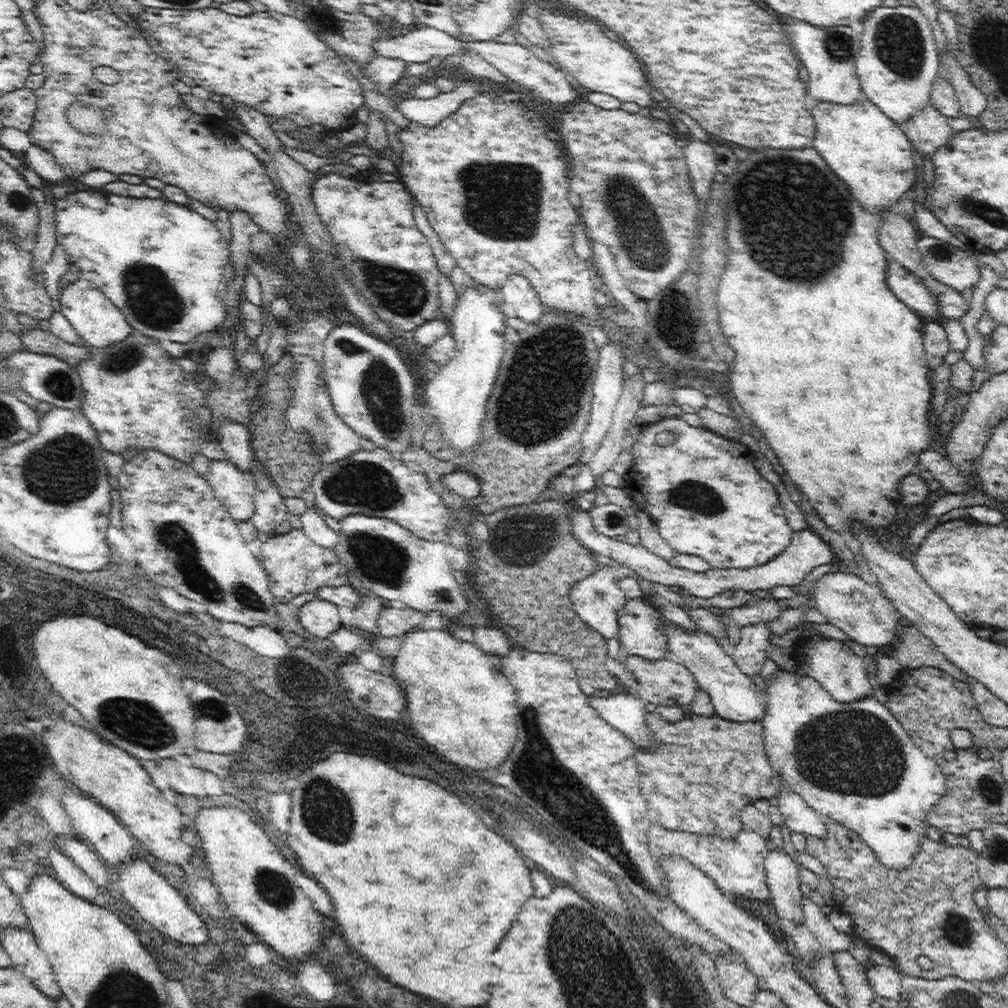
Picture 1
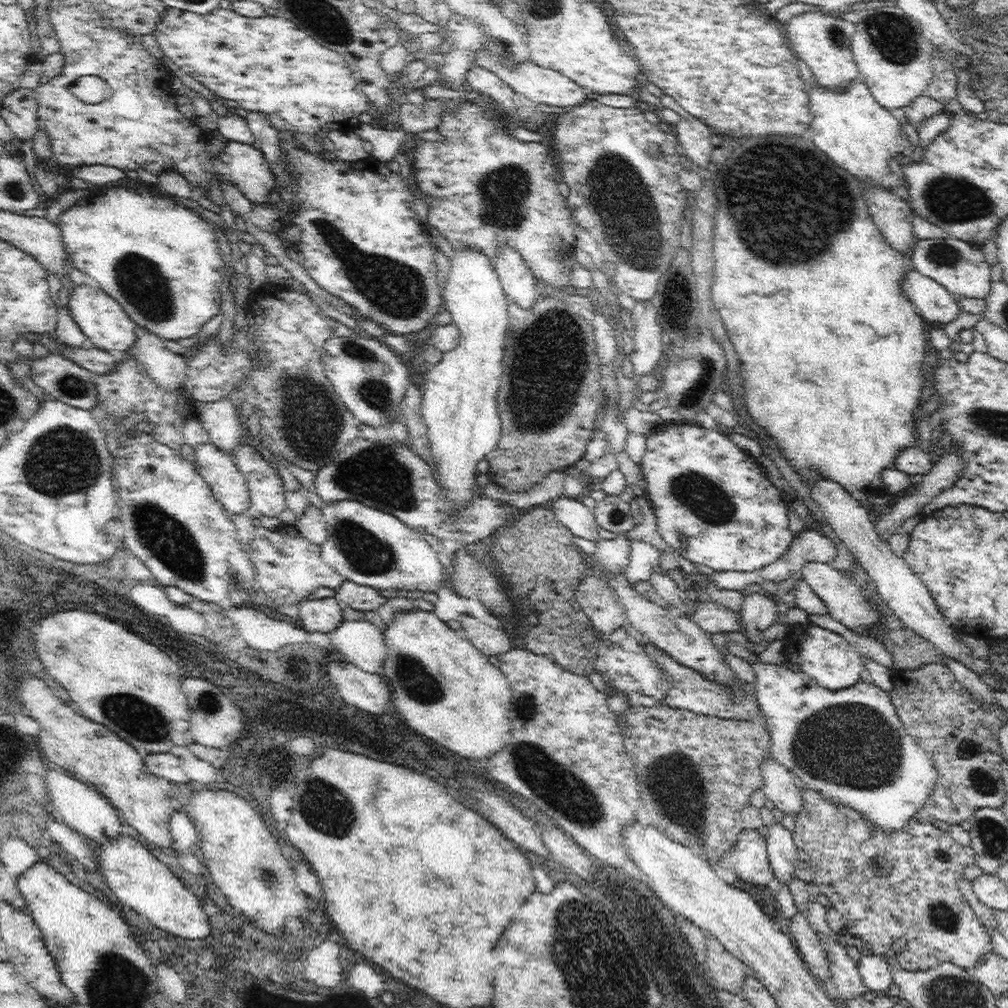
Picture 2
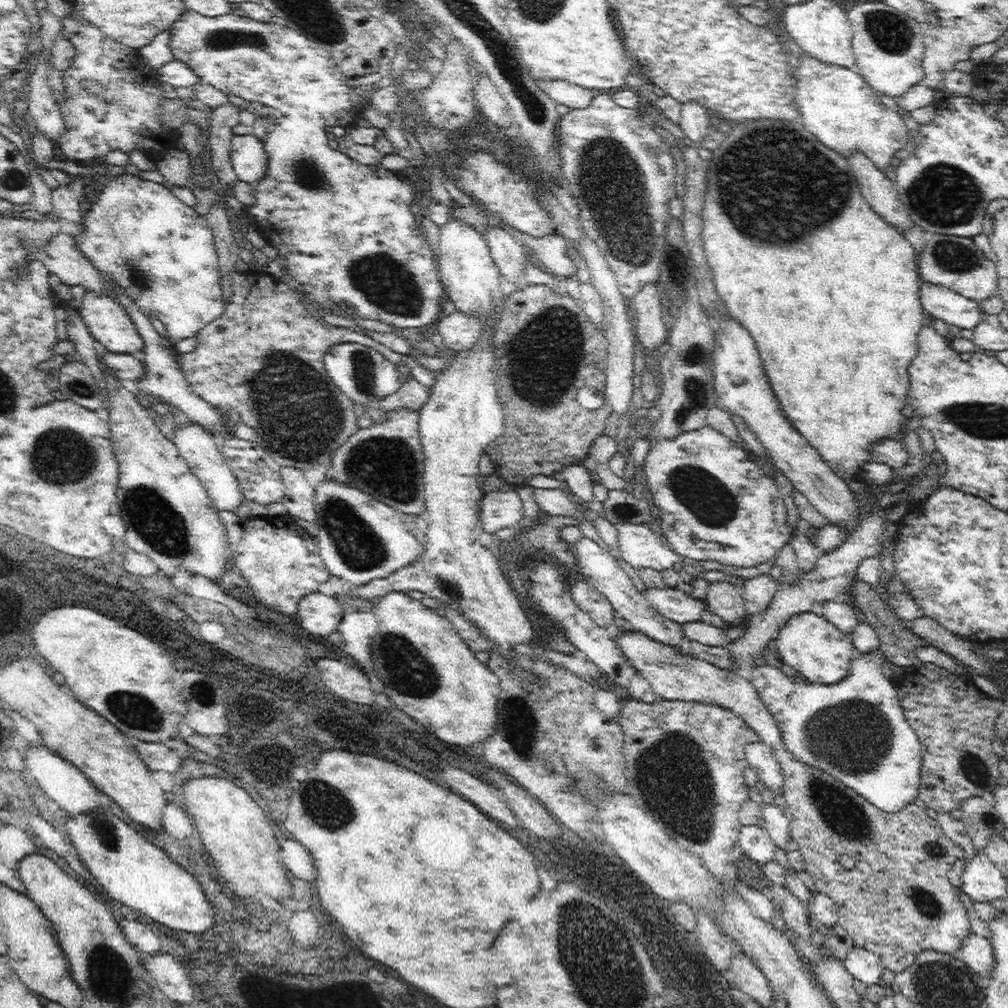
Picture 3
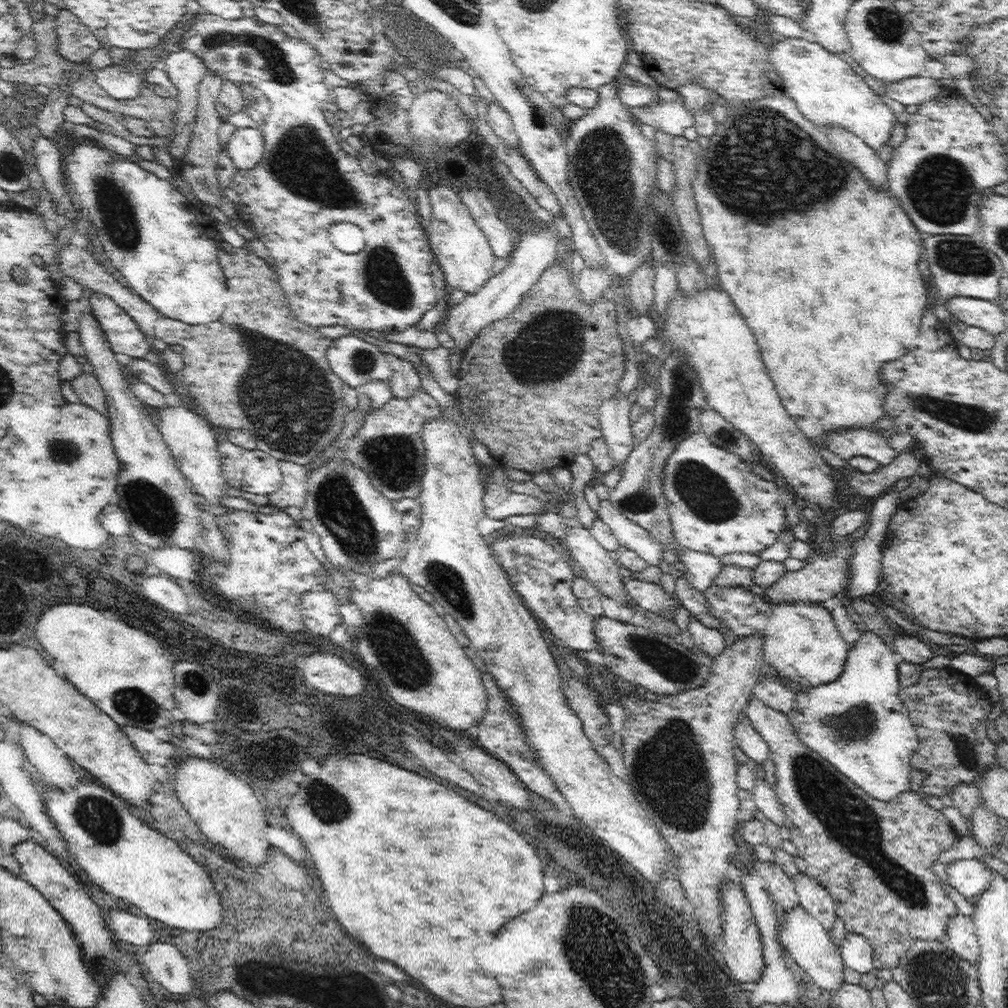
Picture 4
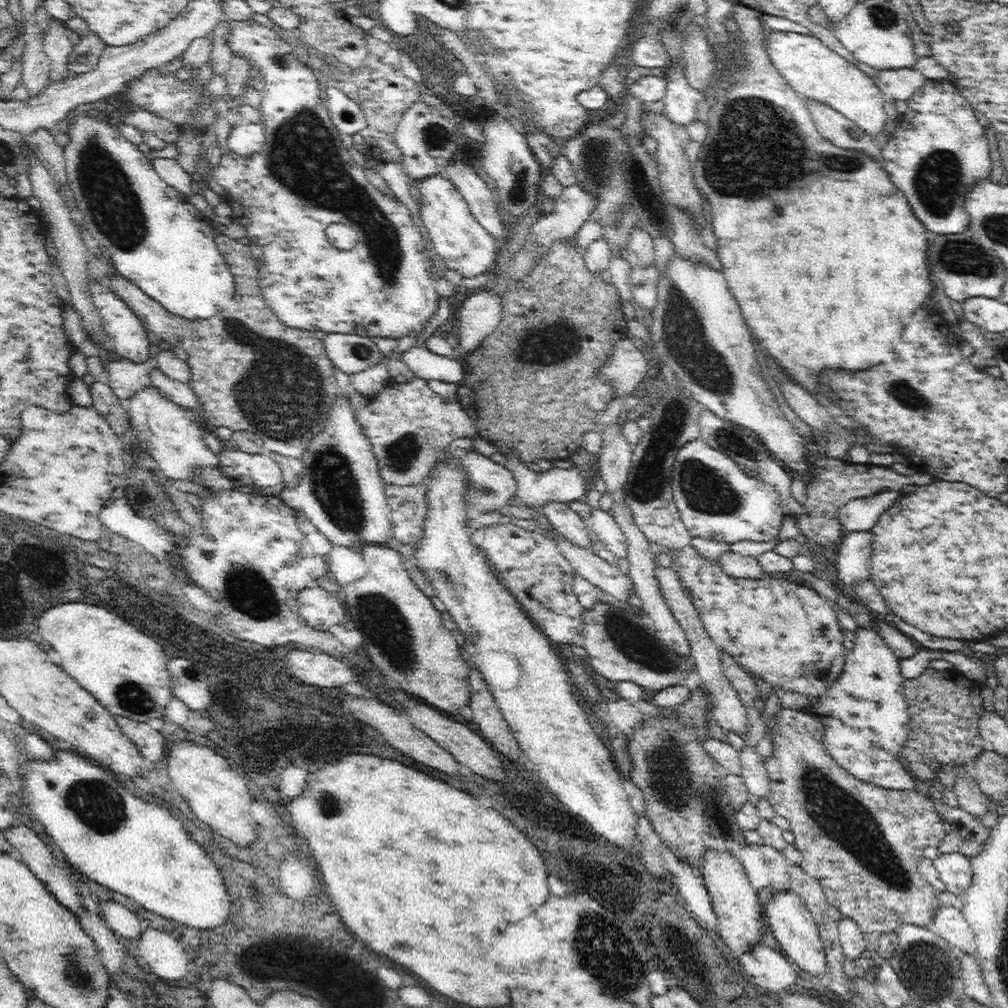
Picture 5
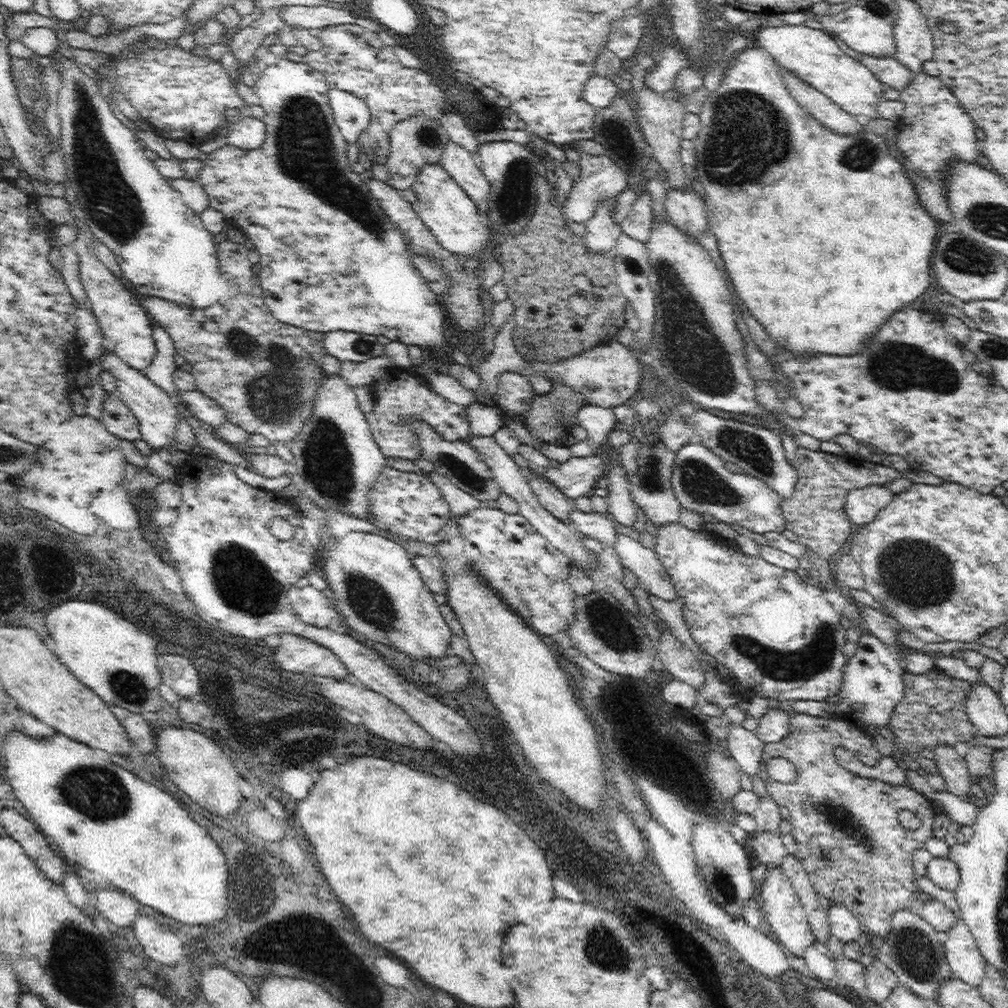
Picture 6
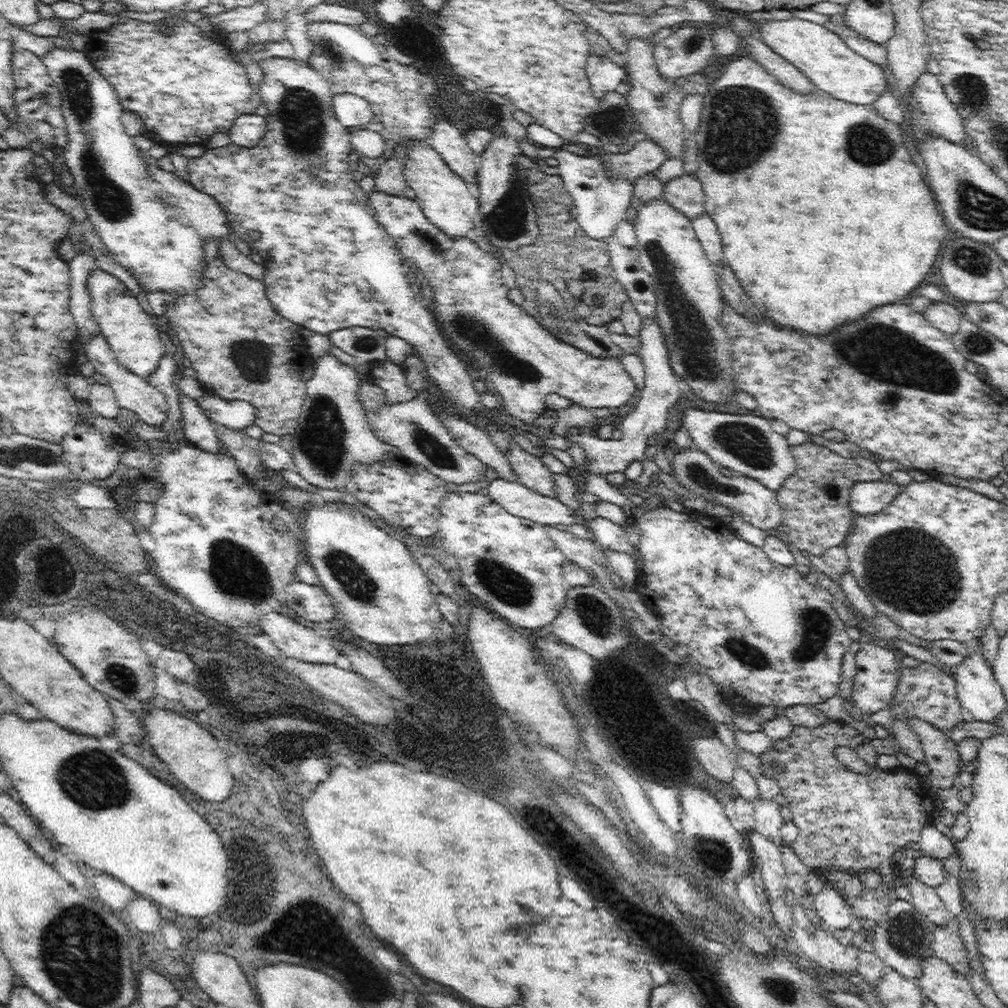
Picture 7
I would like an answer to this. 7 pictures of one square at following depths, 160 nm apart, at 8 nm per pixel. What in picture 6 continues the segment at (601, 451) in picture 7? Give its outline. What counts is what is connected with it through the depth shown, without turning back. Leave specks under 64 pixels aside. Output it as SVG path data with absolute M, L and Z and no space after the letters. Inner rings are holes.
M571 456L558 468L534 468L534 476L554 485L562 495L574 502L580 496L589 496L597 484L597 477L608 467L608 458Z

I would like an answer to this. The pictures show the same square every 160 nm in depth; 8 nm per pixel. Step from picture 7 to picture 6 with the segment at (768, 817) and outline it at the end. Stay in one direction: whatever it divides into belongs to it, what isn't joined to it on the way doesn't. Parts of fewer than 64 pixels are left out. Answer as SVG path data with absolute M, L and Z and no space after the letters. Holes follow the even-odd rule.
M757 833L749 839L749 853L766 866L766 870L781 870L784 858L789 855L783 846L781 837L770 833Z

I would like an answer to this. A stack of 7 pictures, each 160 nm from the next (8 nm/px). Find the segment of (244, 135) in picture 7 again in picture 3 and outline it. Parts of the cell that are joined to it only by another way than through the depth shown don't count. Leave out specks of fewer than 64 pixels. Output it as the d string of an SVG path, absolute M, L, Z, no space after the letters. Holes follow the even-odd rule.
M234 135L230 158L234 172L242 182L257 185L264 180L267 171L267 154L263 142L254 135Z

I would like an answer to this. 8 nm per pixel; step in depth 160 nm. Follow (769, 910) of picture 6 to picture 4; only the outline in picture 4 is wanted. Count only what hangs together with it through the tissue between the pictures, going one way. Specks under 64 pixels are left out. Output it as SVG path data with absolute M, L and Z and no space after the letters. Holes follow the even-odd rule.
M801 906L786 914L787 924L780 927L779 940L784 945L784 951L796 961L812 980L815 989L828 990L835 998L837 992L846 984L844 980L845 963L841 952L834 945L829 936L829 931L823 924L808 914Z

